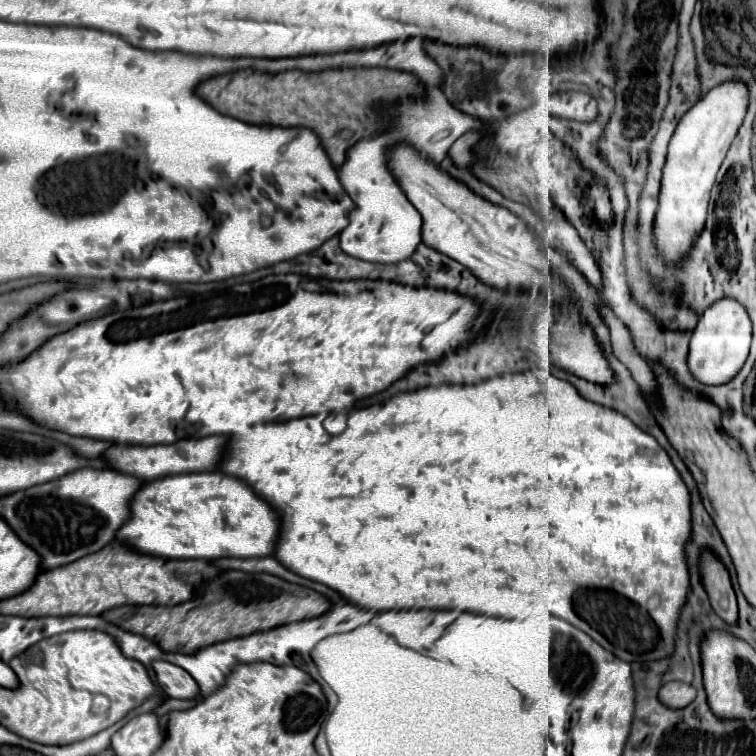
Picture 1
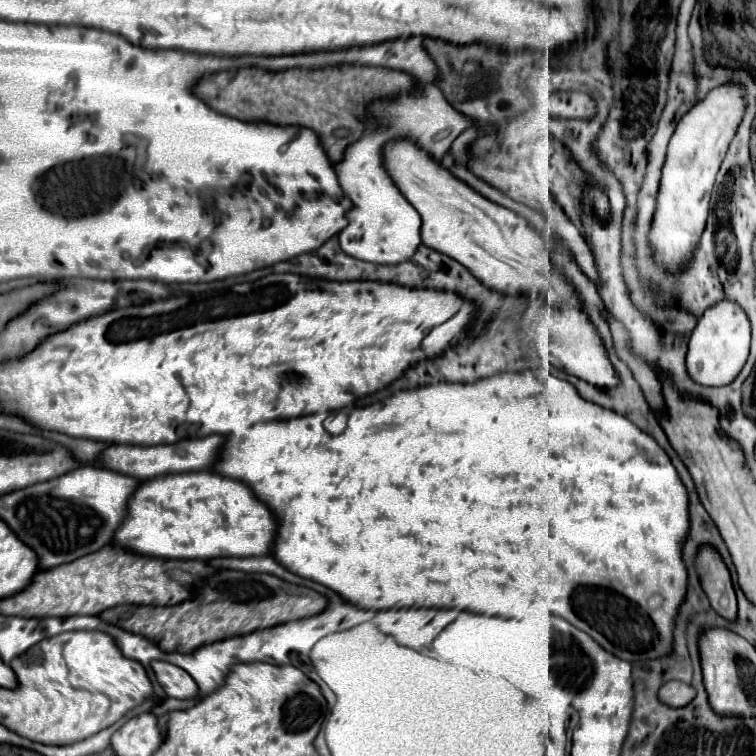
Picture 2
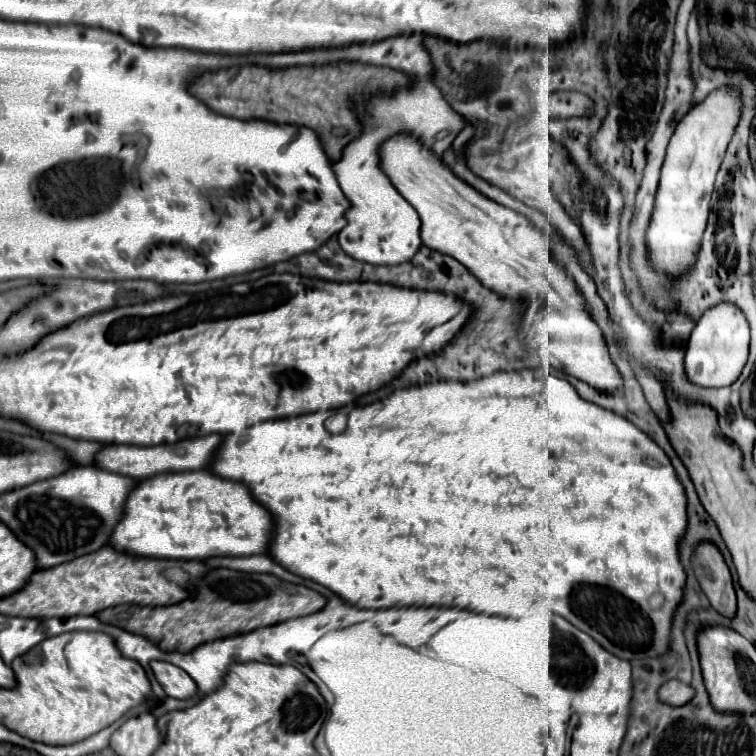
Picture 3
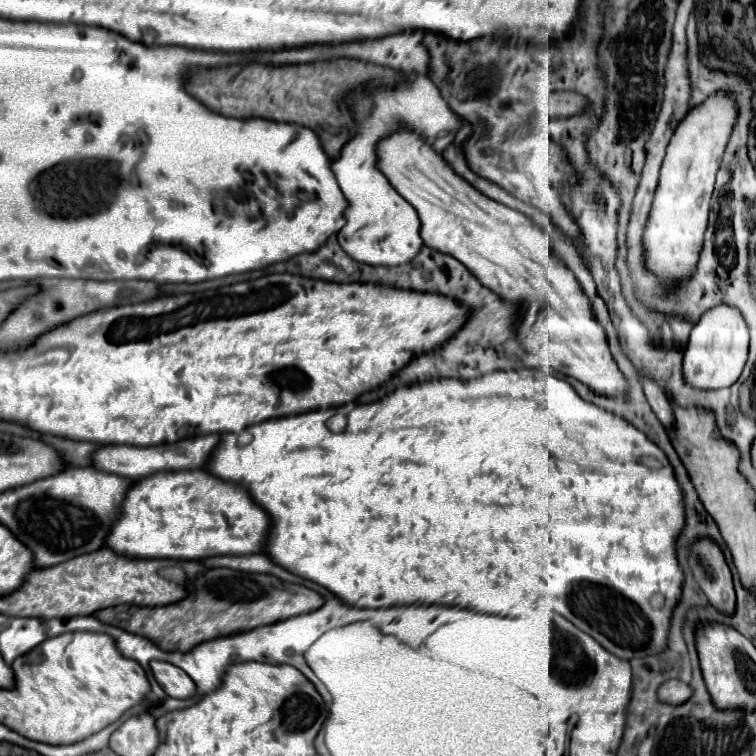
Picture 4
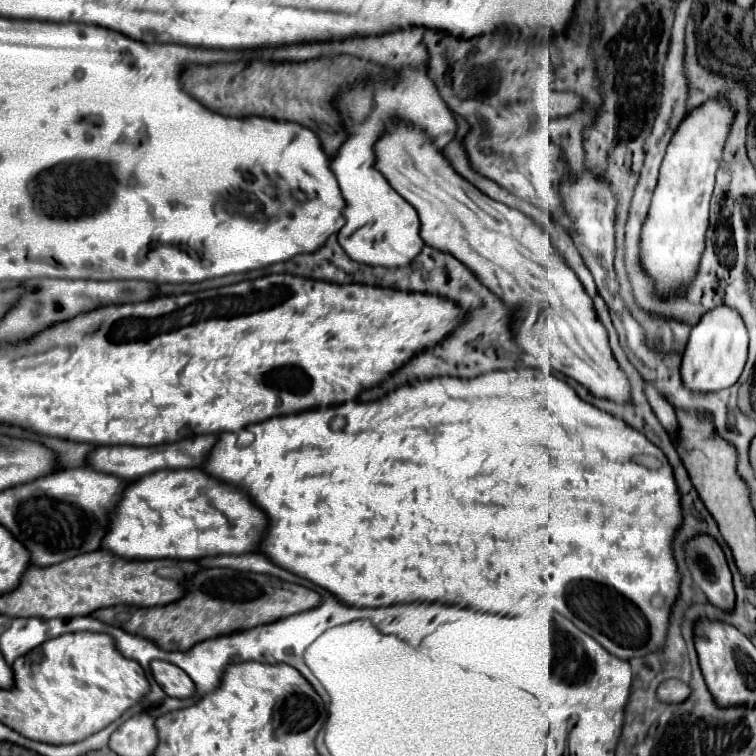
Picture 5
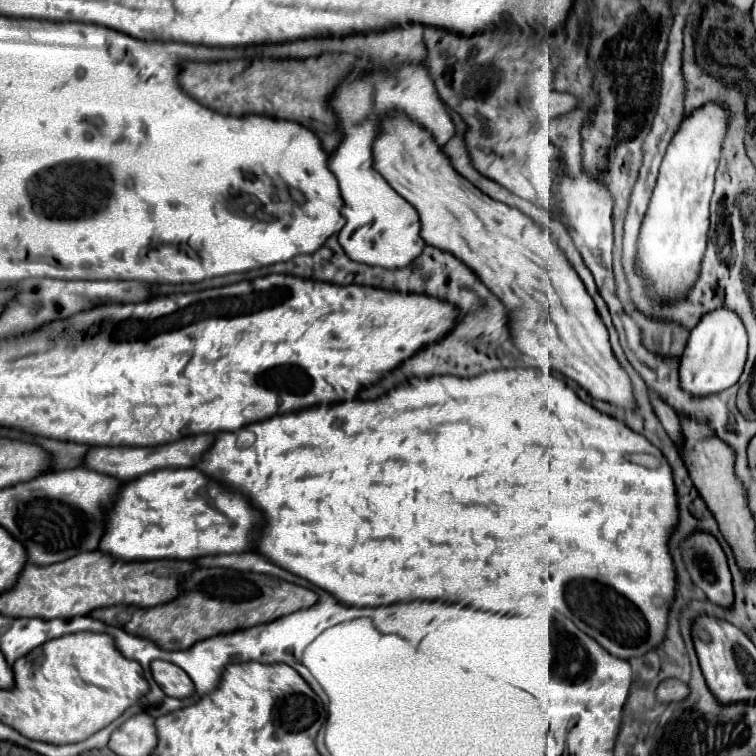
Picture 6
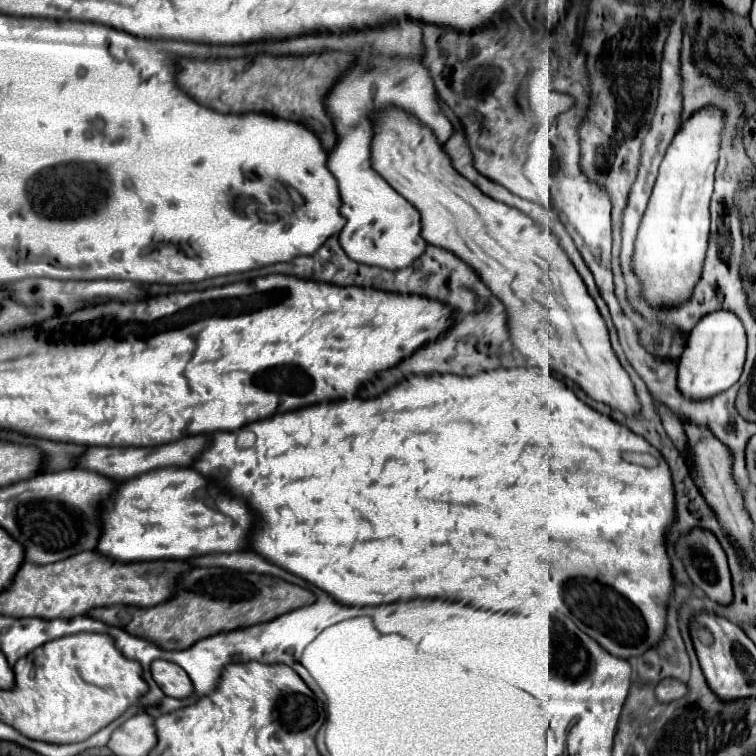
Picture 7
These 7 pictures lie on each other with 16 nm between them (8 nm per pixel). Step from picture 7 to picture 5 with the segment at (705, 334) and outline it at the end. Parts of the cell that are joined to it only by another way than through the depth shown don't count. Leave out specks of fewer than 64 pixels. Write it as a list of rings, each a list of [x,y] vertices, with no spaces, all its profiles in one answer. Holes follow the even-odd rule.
[[[718,306],[706,312],[692,328],[686,350],[682,354],[680,376],[684,388],[692,392],[718,392],[738,382],[746,364],[748,332],[740,314],[728,306]]]

